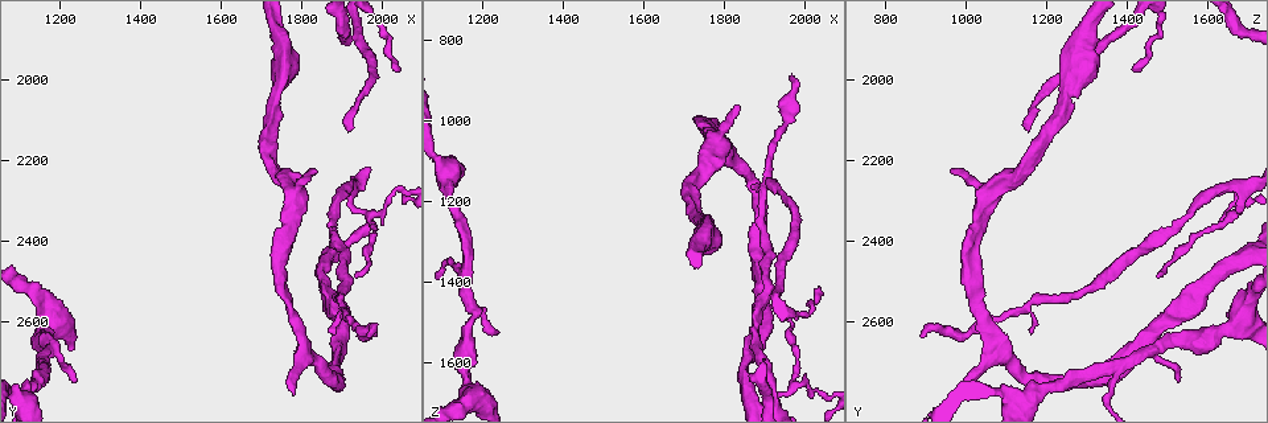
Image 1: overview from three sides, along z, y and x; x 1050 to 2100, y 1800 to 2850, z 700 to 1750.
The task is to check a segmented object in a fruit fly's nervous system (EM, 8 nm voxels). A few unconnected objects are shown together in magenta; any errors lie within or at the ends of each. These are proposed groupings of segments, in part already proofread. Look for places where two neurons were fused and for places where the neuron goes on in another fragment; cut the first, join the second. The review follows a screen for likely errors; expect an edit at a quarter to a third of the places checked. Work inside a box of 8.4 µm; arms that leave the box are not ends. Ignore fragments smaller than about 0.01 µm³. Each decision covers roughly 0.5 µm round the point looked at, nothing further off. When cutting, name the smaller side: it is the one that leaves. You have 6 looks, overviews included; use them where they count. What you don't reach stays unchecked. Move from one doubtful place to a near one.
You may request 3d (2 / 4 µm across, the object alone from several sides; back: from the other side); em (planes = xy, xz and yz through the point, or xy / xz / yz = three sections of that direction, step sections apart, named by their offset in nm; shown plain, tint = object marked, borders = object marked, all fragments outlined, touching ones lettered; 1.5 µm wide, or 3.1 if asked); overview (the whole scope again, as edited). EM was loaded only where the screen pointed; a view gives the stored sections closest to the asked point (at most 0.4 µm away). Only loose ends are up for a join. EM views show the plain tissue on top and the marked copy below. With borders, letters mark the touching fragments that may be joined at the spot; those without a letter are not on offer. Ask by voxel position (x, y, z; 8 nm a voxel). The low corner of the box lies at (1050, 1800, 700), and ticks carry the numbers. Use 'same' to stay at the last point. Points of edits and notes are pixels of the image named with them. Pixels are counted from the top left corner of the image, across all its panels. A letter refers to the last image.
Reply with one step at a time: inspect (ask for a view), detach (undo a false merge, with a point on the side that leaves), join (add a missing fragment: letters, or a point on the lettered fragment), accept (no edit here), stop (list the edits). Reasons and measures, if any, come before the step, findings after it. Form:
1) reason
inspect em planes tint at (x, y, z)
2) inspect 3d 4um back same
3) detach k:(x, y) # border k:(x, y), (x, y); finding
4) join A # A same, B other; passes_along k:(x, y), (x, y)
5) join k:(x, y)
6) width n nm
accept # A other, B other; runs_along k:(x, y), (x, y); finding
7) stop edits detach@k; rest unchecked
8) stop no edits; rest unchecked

branch stops here
inspect em planes borders at (1885, 2625, 1165)

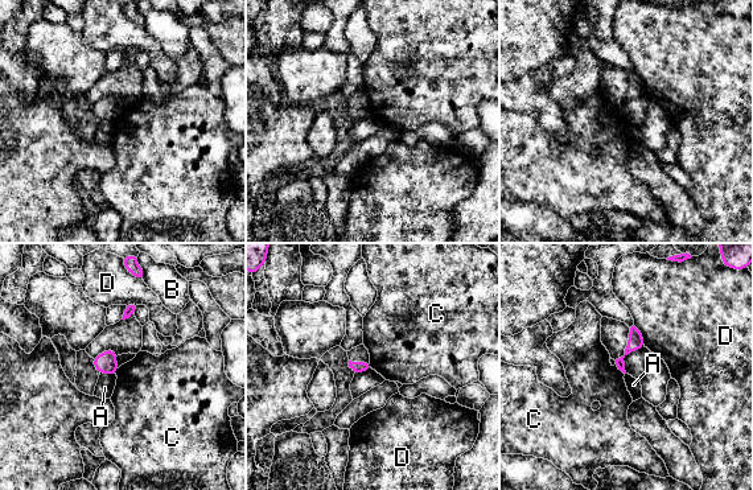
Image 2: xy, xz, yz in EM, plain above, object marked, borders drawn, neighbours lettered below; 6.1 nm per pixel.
accept # A other, B other, C other, D other; border 2:(616, 363), (624, 374); no lettered fragment goes on from it

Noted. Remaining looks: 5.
sharp bend
inspect em yz step 4 borders at (1920, 2255, 1665)

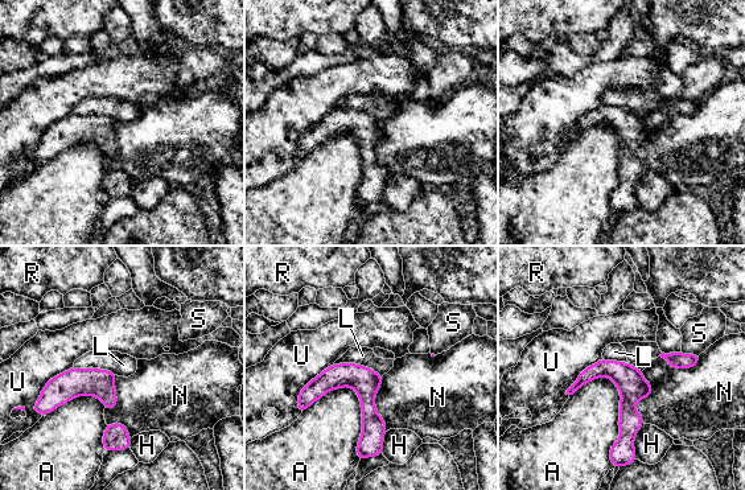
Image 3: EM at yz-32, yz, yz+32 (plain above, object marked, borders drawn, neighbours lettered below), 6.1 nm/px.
accept # A other, H other, L other, N other, R other, S other, U other; border 3:(601, 375), (620, 394), (613, 464); one neuron here

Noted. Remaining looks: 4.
a narrow waist
inspect em xy step 8 tint at (1155, 2620, 1630)

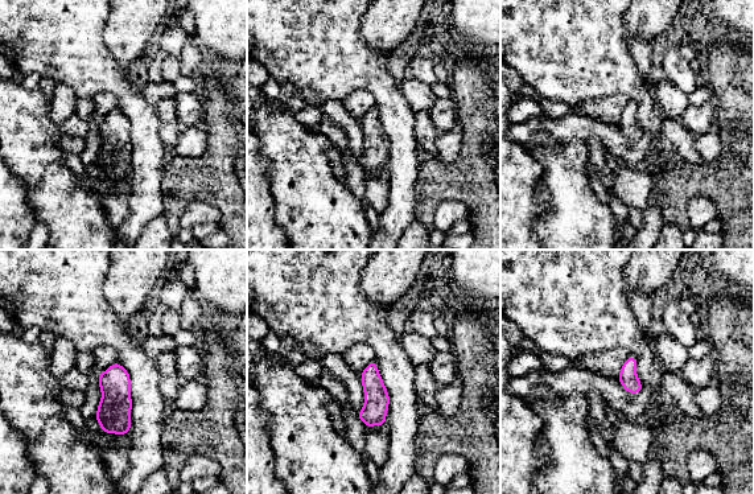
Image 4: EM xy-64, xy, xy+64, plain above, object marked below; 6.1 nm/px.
inspect em planes borders same

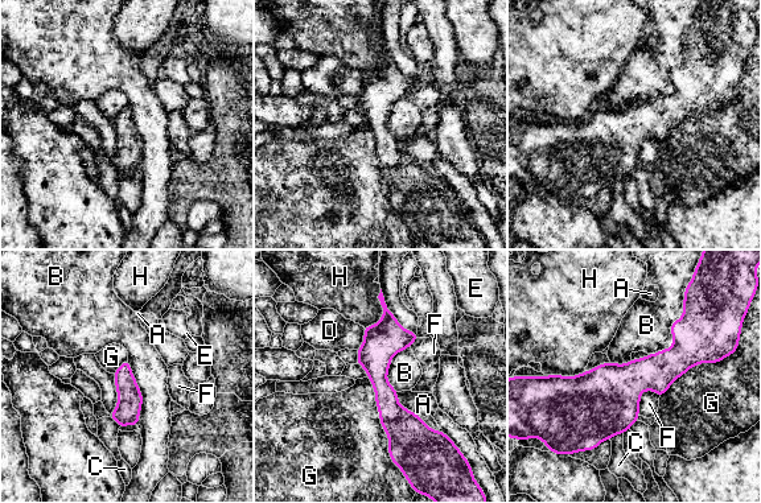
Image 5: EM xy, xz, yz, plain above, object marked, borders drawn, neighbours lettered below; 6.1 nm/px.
accept # A other, B other, C other, D other, E other, F other, G other, H other; all the same neuron

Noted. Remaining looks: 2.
stop no edits; rest unchecked

